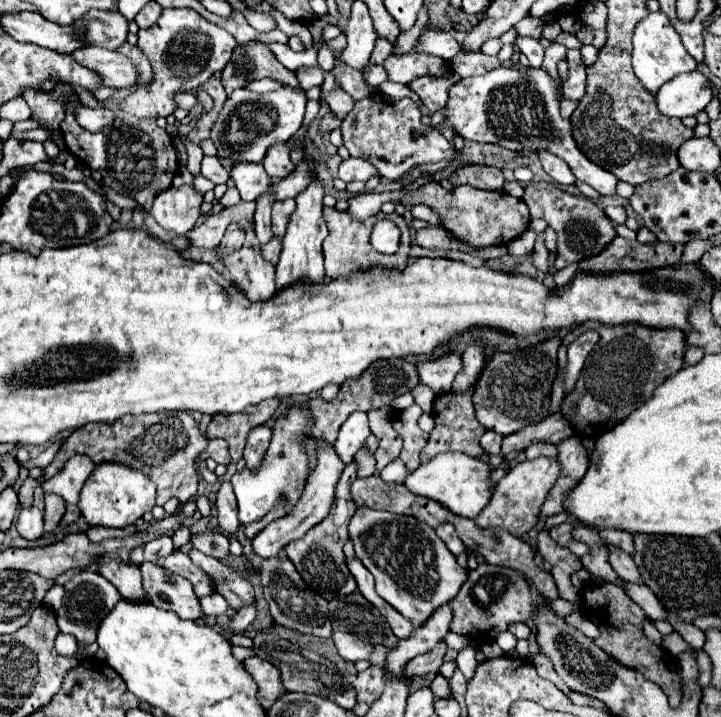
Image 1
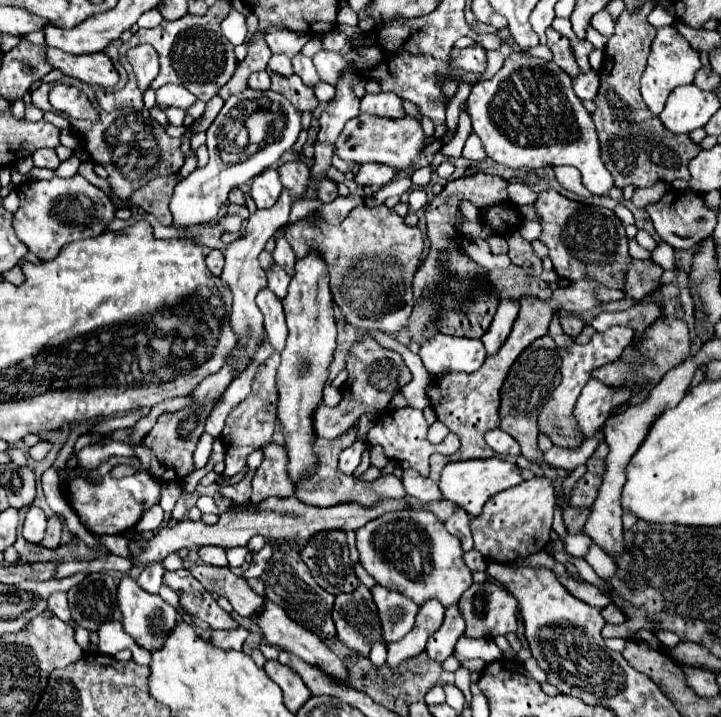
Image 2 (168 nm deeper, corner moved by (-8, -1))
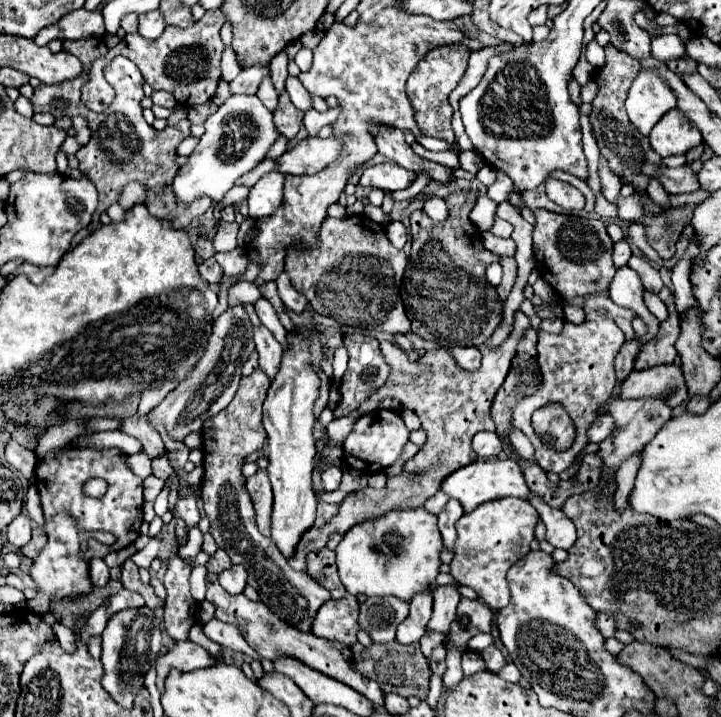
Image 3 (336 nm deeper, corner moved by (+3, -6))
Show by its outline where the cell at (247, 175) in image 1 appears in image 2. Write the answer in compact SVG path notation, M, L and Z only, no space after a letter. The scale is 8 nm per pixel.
M275 168L265 170L263 174L257 174L251 180L251 198L255 200L257 208L269 208L277 202L283 186L279 182L279 174Z

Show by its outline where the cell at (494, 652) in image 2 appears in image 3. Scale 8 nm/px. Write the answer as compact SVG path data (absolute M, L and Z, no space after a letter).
M464 651L462 655L462 671L464 671L464 677L470 677L478 671L484 671L486 665L484 665L484 659L480 653L476 651Z

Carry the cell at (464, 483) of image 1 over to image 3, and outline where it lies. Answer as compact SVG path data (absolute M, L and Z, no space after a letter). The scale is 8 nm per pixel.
M488 459L488 461L474 461L458 471L454 471L450 477L444 479L442 491L454 499L458 499L464 507L466 513L474 511L478 505L502 497L518 497L518 499L528 499L528 485L524 479L524 473L520 465L514 459Z

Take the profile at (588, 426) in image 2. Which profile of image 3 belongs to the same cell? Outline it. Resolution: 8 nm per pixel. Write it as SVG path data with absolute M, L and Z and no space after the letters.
M656 365L644 371L632 371L628 379L622 383L620 395L624 399L666 399L668 407L678 407L690 397L682 369L676 365Z

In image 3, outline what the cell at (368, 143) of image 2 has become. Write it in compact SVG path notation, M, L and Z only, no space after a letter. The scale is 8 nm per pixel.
M306 137L296 147L284 151L284 155L276 159L274 171L282 175L318 173L338 157L340 149L342 149L342 143L334 137L328 137L328 139Z

